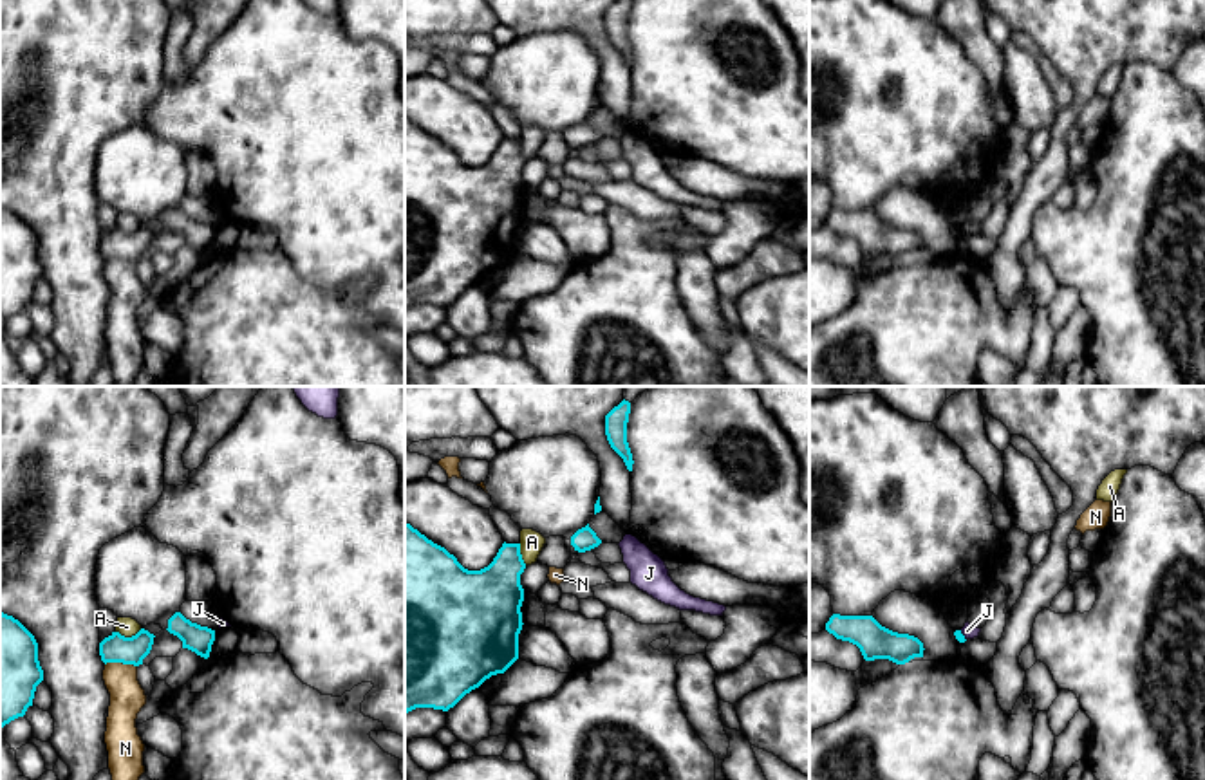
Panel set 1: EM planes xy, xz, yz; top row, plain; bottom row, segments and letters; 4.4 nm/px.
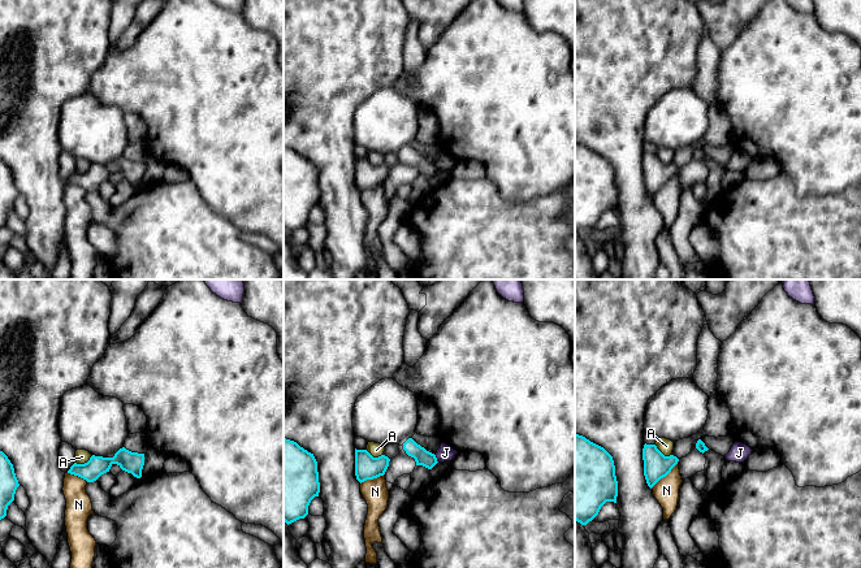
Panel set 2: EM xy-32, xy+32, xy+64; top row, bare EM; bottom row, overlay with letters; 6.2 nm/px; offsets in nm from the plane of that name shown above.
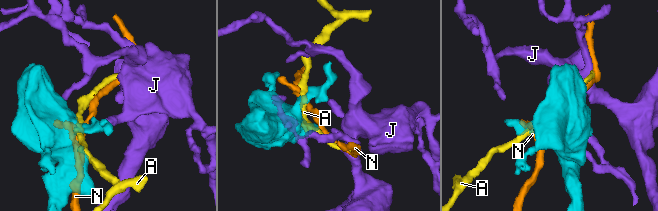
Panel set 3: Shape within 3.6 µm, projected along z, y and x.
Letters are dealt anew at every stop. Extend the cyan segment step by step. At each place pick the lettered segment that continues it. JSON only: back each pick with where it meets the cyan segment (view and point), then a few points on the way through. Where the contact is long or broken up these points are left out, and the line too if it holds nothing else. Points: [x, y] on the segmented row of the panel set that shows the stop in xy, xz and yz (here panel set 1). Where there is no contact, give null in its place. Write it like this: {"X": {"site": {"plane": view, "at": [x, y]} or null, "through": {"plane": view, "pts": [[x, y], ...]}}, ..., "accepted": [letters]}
{"accepted": []}

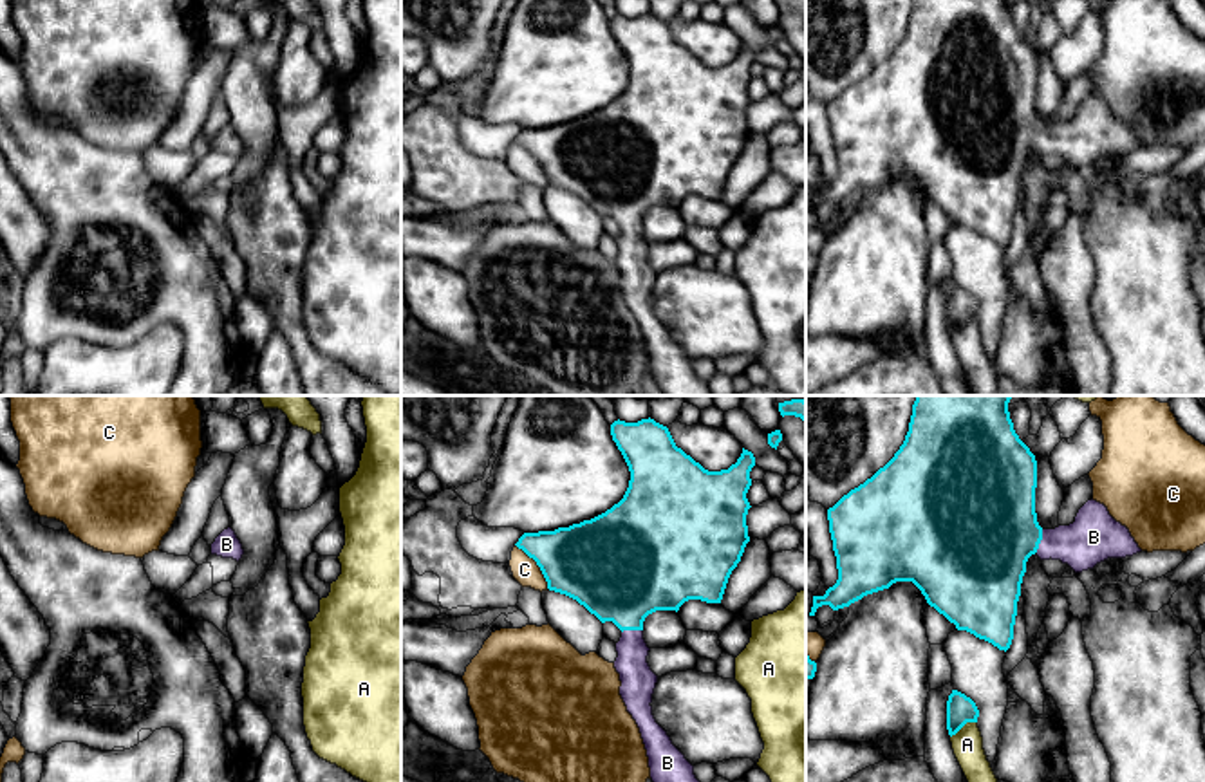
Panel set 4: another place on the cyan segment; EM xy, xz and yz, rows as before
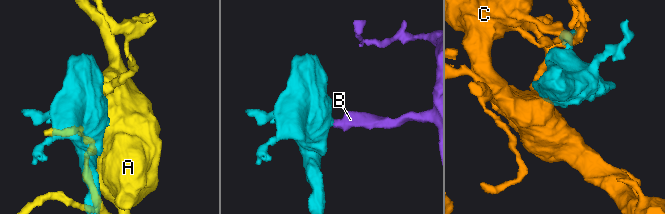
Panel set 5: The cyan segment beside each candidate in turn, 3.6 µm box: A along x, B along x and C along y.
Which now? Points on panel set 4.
{"B": {"site": {"plane": "yz", "at": [1041, 539]}, "through": {"plane": "yz", "pts": [[987, 528], [1041, 539], [1093, 537]]}}, "accepted": ["B"]}

